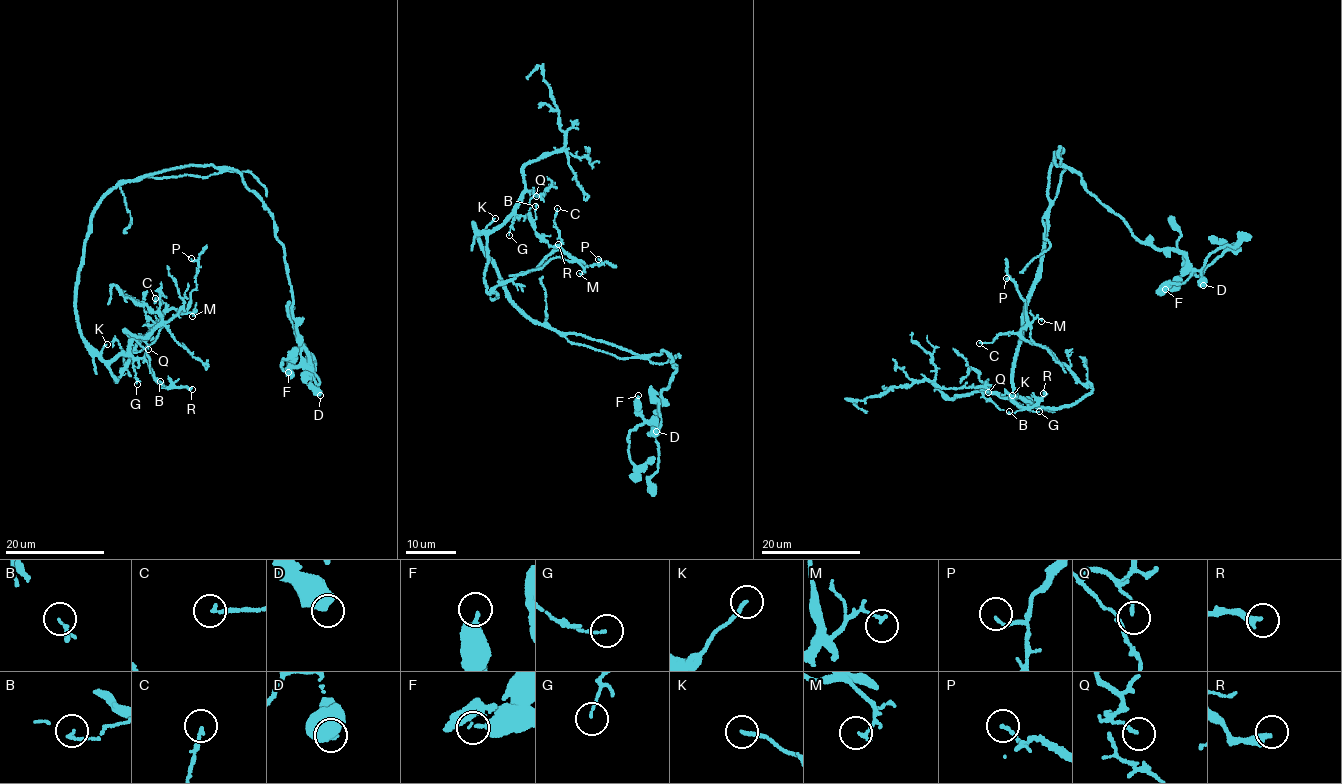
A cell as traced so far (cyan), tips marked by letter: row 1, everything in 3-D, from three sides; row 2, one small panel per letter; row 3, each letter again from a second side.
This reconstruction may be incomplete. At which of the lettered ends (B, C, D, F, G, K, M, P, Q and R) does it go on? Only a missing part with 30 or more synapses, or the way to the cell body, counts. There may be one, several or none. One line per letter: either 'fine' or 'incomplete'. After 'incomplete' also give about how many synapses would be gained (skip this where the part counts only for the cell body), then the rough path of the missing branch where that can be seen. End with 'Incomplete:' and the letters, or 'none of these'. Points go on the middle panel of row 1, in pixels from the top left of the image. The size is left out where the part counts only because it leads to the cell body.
B: fine
C: fine
D: fine
F: fine
G: fine
K: fine
M: fine
P: fine
Q: fine
R: fine
Incomplete: none of these

